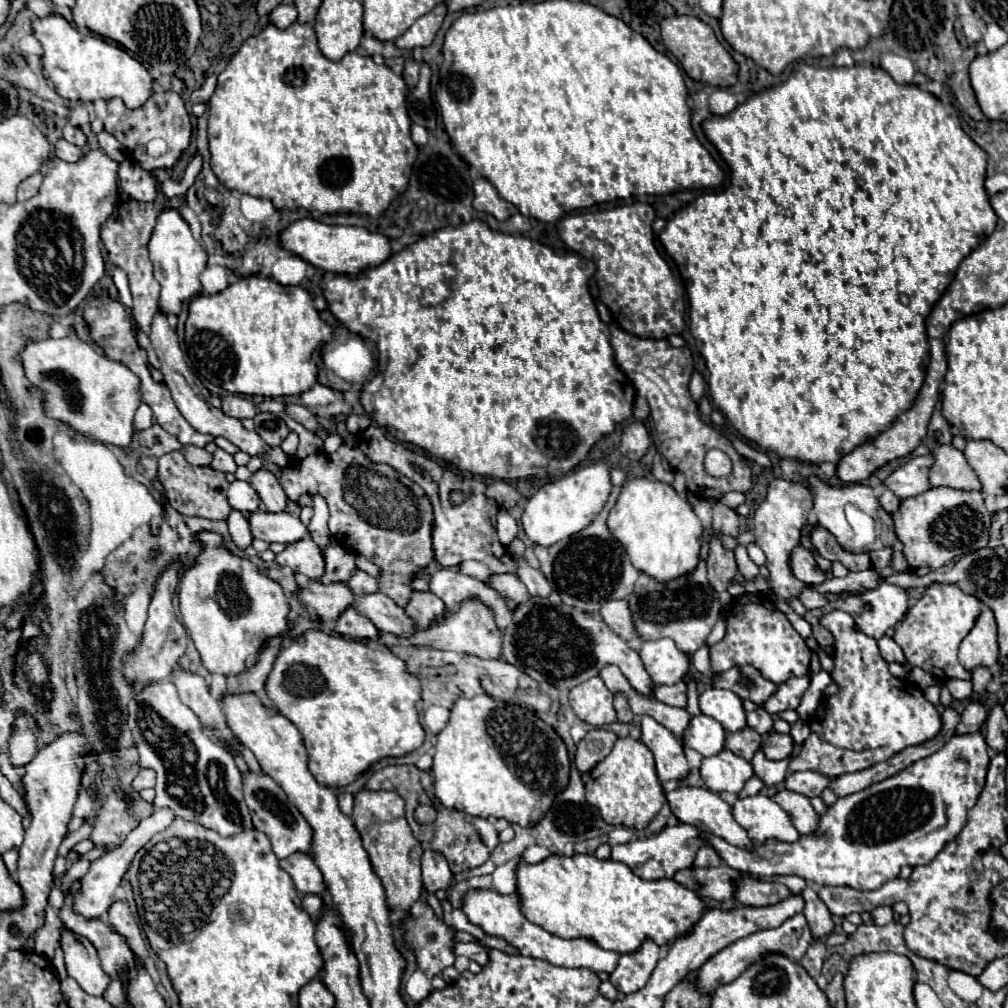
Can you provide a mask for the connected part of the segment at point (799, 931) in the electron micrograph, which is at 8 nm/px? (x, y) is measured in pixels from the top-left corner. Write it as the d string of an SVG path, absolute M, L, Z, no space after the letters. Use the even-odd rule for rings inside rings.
M799 913L791 919L787 919L783 925L779 925L777 929L765 929L765 931L759 931L759 933L753 933L753 935L747 935L731 945L727 945L727 949L721 949L715 957L707 959L707 963L701 967L699 971L699 977L697 977L697 987L705 993L711 993L713 989L717 989L721 983L731 983L735 981L747 967L751 967L753 963L761 961L765 955L769 953L781 953L793 961L801 961L801 957L805 955L807 947L811 945L811 931L809 931L809 925L805 921L805 917Z

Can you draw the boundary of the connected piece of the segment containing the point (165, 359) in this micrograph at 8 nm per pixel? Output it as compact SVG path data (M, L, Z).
M159 311L159 313L155 315L155 319L153 319L149 339L151 339L151 343L153 343L153 349L155 349L157 357L159 357L159 361L161 361L163 381L165 381L165 385L169 387L169 391L171 391L171 395L173 395L173 399L175 399L177 409L183 413L183 417L185 417L197 431L209 433L209 435L213 435L213 437L219 437L219 435L221 435L221 437L229 439L233 445L237 445L241 451L245 451L245 453L249 453L249 455L265 457L265 455L271 451L271 447L269 447L255 431L247 431L247 429L241 425L239 419L227 417L221 409L215 409L215 407L207 401L207 397L197 389L197 385L193 383L193 373L191 373L191 369L187 367L187 363L185 363L185 359L183 359L183 351L181 351L181 347L179 347L177 333L169 327L167 317L165 317L161 311Z

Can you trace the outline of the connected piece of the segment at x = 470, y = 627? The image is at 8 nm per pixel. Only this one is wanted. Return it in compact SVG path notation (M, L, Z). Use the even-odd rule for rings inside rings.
M465 599L461 603L461 609L455 615L445 615L441 621L437 621L435 627L413 633L411 637L395 637L393 633L379 633L377 637L377 645L387 647L387 649L395 645L425 645L425 647L433 647L441 651L467 653L467 655L475 655L481 659L501 657L501 641L503 641L503 631L497 629L491 609L477 599Z

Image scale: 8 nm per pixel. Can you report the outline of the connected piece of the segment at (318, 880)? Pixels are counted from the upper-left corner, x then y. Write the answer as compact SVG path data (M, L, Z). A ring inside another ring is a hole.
M293 853L291 857L285 857L279 861L281 869L287 871L297 887L297 891L301 893L317 893L323 895L327 891L325 883L323 883L323 875L317 869L317 865L313 863L311 855L307 853Z

